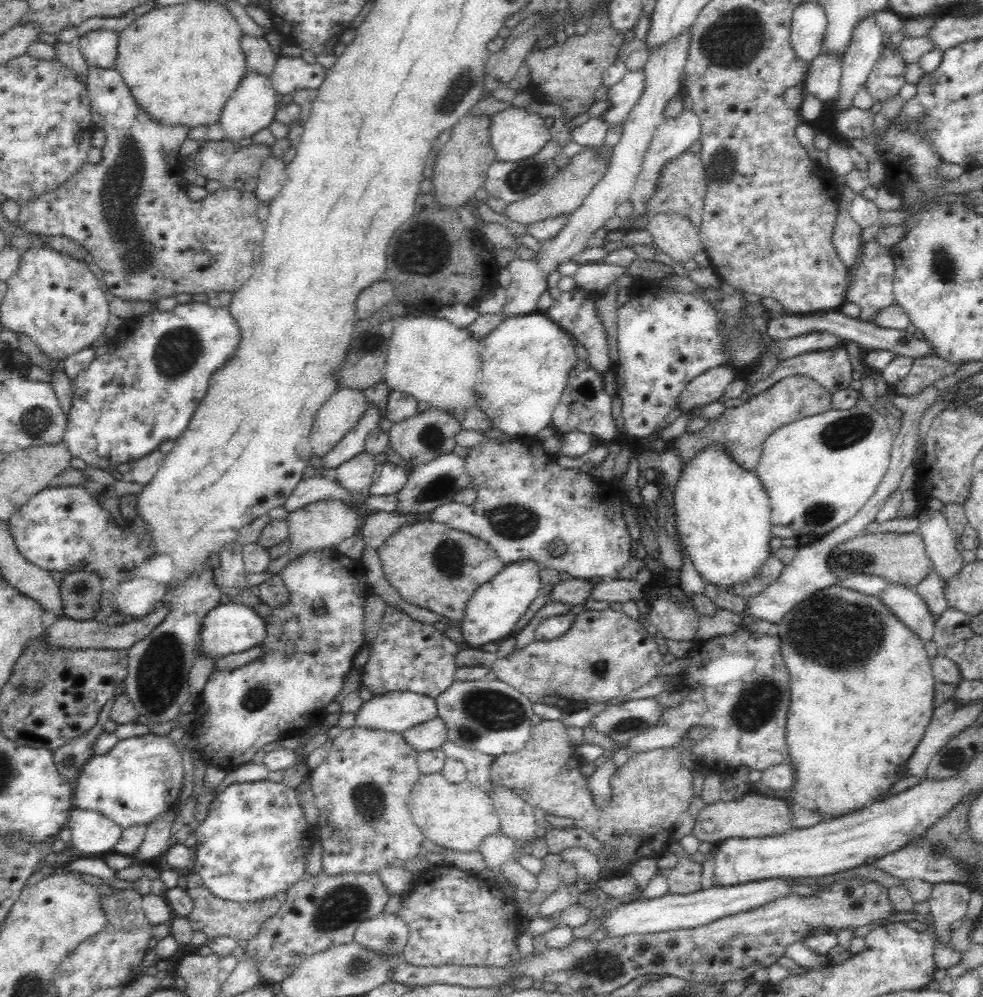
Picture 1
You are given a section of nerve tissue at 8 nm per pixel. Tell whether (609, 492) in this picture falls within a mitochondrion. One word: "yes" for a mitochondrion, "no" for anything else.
no

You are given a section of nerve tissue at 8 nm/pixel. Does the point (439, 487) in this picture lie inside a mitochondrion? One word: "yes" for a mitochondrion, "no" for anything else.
yes

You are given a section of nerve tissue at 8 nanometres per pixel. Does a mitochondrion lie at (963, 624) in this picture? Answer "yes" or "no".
no

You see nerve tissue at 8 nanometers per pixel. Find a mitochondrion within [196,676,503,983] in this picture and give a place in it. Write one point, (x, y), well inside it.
(344, 903)

